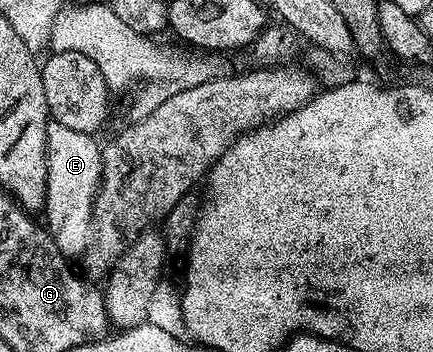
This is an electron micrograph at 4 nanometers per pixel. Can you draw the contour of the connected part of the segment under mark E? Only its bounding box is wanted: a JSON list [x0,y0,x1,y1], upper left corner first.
[43,123,104,259]

